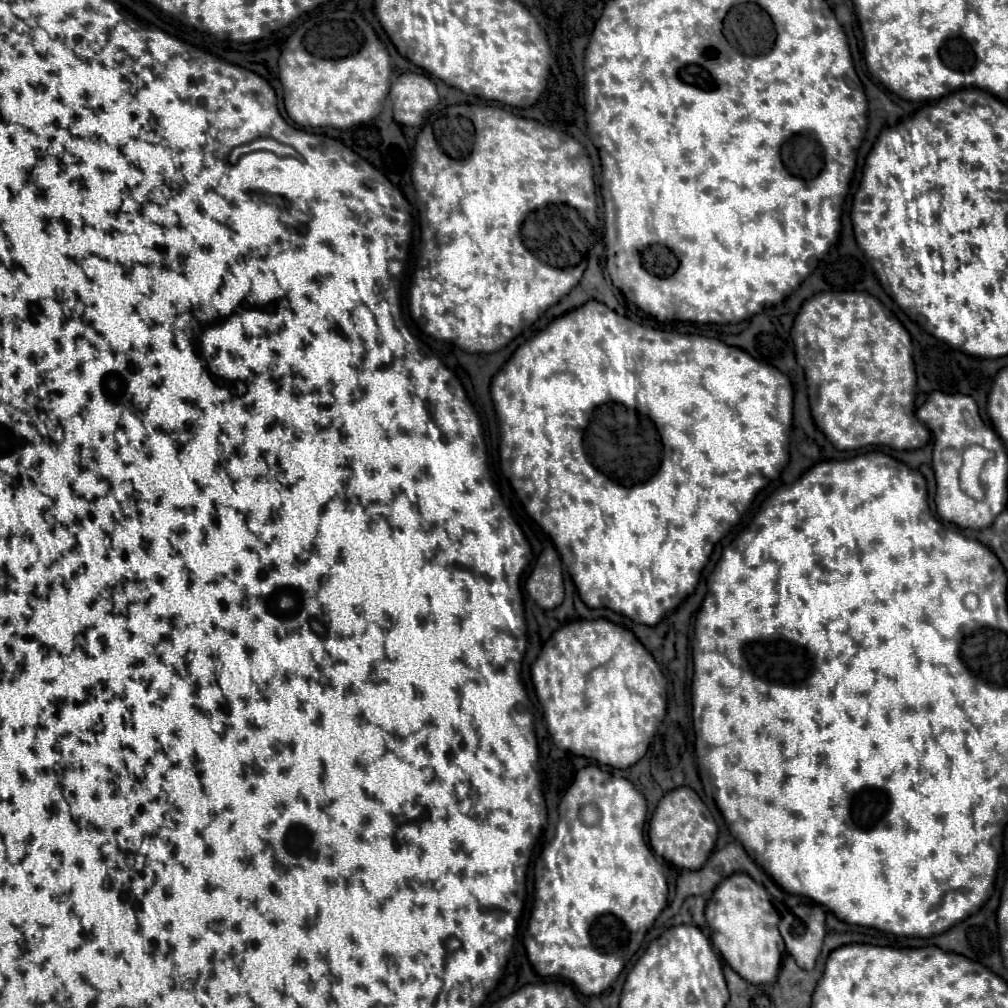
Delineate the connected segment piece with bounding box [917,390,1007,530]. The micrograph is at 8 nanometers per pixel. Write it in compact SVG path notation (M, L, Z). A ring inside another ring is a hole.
M931 392L927 402L917 408L917 418L927 424L927 428L931 430L933 436L933 470L935 470L935 480L937 480L937 494L935 494L935 506L937 506L937 514L947 520L953 522L961 528L973 528L973 530L983 530L989 528L995 518L1005 510L1007 504L1007 492L991 492L991 500L989 496L983 500L975 500L971 496L967 496L961 486L959 486L959 470L961 470L961 462L963 462L963 452L973 446L979 444L991 452L995 452L995 456L1003 456L1007 458L1005 452L1005 444L1001 444L1001 438L997 436L997 432L993 432L993 428L985 424L979 415L979 410L975 400L971 396L965 394L945 394L945 392Z

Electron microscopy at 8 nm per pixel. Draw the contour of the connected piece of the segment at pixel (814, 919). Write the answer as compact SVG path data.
M813 902L799 904L781 918L779 932L797 966L813 970L825 938L825 910Z

